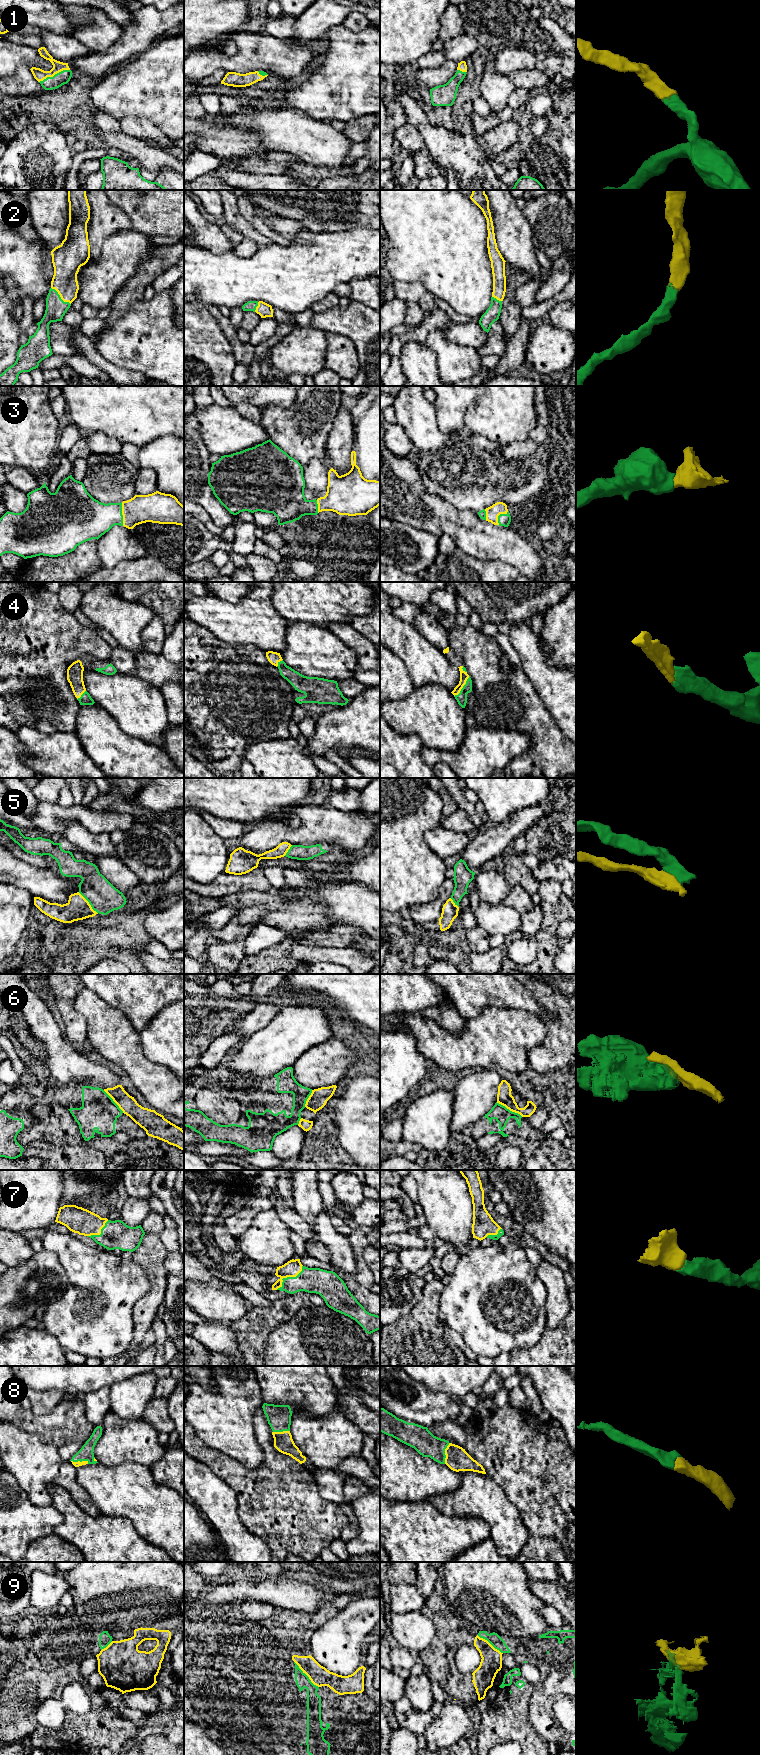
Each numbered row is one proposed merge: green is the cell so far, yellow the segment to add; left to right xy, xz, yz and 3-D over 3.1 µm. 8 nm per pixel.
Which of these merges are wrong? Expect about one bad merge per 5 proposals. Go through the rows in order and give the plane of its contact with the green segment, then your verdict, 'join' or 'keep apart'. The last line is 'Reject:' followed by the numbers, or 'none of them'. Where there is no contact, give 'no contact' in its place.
1: contact in xy; join
2: contact in xy; join
3: contact in xy; join
4: contact in yz; join
5: contact in xy; keep apart
6: contact in yz; keep apart
7: contact in xz; join
8: contact in yz; join
9: contact in yz; keep apart
Reject: 5, 6, 9

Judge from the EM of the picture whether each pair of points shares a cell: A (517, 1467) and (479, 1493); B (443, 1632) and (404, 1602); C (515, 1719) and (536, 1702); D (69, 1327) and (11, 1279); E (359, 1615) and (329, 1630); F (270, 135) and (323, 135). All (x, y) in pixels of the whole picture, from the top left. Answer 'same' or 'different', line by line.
A: different
B: different
C: different
D: different
E: same
F: same

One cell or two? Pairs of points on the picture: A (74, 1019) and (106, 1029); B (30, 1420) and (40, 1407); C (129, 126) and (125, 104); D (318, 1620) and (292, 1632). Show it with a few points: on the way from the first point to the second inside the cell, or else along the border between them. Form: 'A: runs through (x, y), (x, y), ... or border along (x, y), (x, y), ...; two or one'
A: border along (74, 1003), (74, 1008), (86, 1021), (87, 1038); two
B: border along (56, 1406), (44, 1414), (33, 1414), (31, 1412); two
C: border along (119, 119), (141, 116), (150, 122); two
D: runs through (311, 1623), (298, 1626); one

